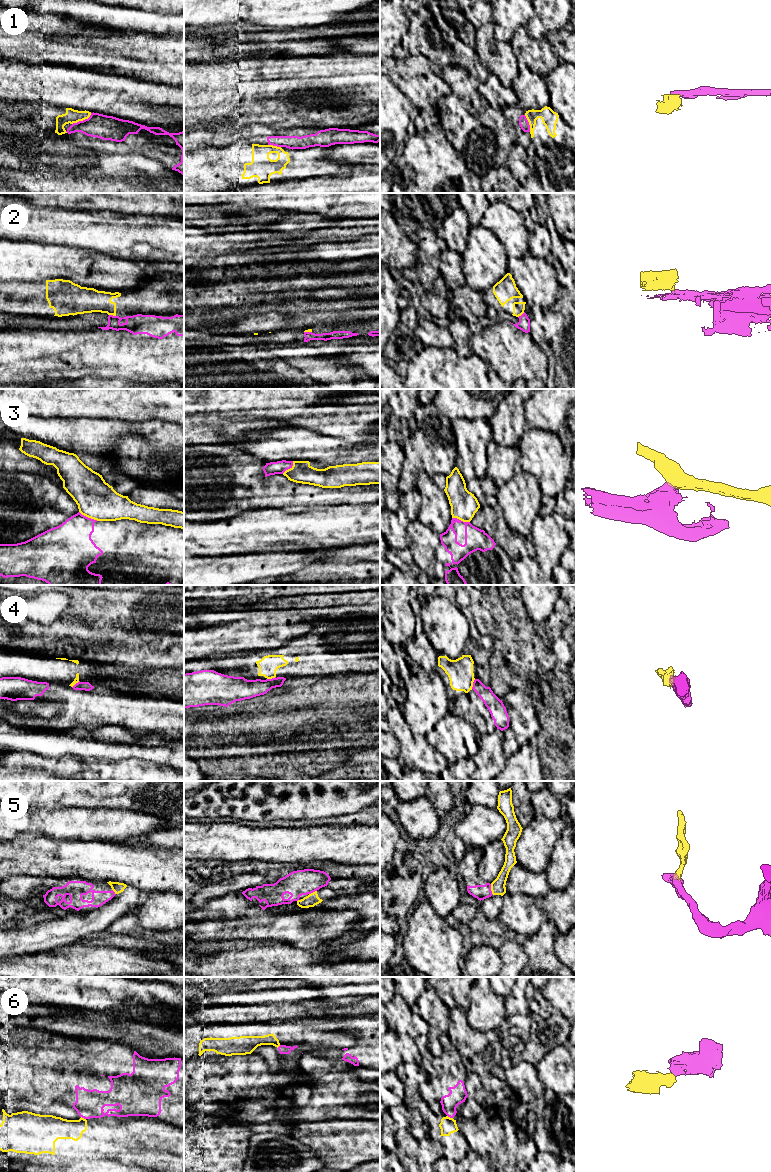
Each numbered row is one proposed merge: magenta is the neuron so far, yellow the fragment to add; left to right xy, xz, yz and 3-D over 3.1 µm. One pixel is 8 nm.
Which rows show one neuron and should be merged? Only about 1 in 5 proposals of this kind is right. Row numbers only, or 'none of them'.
none of them

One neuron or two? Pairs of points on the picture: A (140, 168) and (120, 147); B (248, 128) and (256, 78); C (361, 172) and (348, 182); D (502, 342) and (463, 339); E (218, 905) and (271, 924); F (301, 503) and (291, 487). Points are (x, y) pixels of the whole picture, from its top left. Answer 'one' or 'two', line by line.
A: two
B: two
C: one
D: two
E: one
F: one

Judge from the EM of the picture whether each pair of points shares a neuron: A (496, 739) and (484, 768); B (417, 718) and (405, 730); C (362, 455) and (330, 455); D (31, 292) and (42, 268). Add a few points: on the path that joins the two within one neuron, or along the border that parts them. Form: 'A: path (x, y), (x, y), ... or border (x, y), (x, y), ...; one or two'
A: path (495, 748), (495, 763), (493, 765); one
B: border (401, 712), (410, 729), (414, 733), (423, 735); two
C: path (354, 455), (338, 455); one
D: border (58, 278), (37, 282), (12, 281); two

